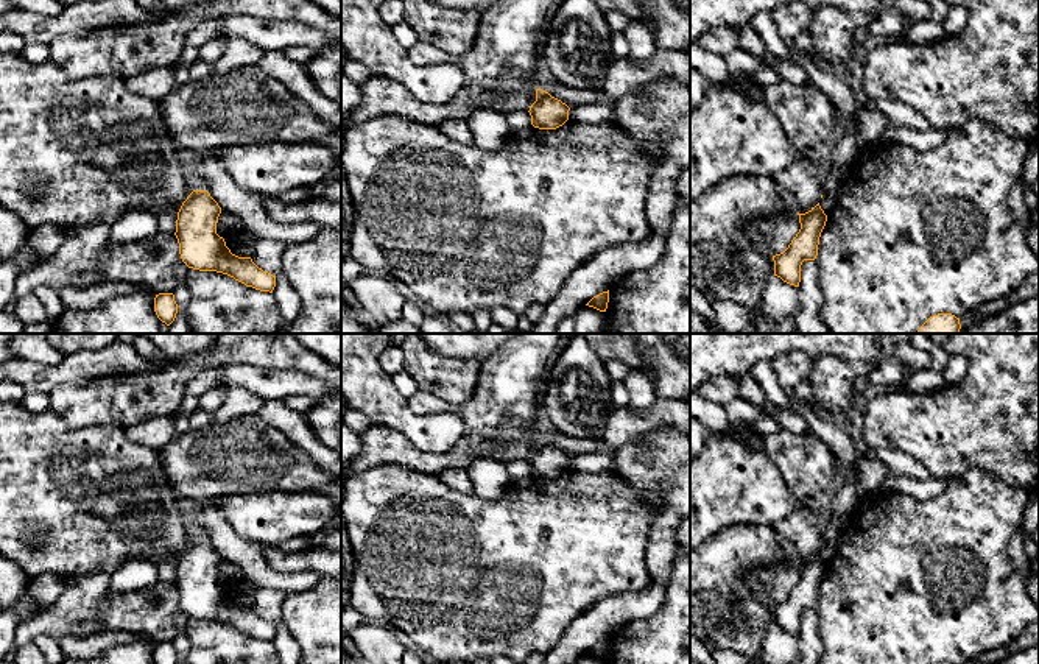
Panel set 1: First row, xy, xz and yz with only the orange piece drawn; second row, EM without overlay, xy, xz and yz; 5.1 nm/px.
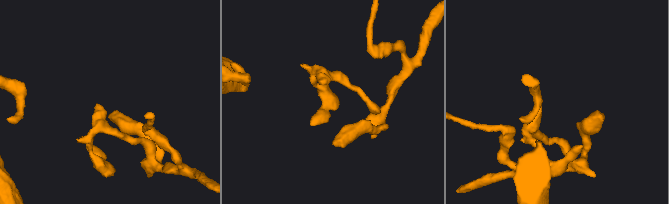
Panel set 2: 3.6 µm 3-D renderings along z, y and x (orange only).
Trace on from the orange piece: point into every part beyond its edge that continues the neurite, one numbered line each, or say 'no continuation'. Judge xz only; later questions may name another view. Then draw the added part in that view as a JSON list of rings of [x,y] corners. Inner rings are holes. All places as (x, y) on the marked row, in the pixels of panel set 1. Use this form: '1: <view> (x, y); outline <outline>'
no continuation

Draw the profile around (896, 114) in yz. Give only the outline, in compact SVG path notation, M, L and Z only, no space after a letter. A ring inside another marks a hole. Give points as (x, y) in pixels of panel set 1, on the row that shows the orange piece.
M880 100L880 101L866 101L865 106L879 111L885 117L889 128L903 126L919 131L928 128L927 120L916 109L903 103Z

